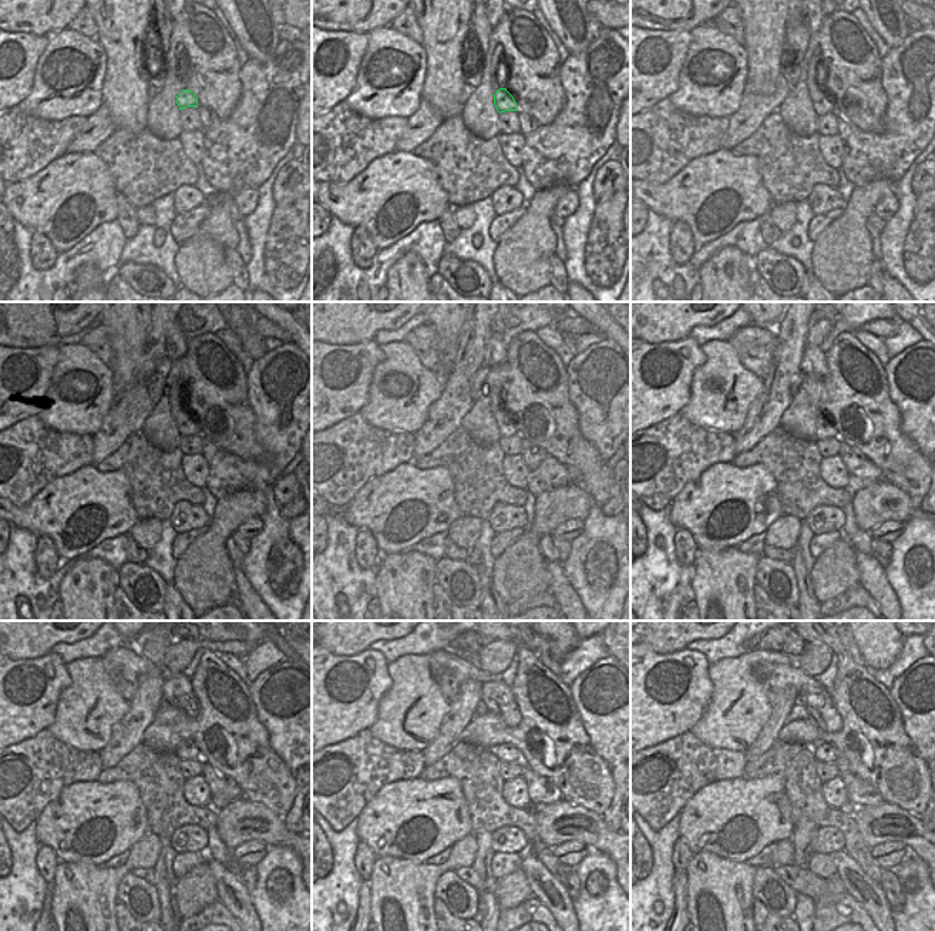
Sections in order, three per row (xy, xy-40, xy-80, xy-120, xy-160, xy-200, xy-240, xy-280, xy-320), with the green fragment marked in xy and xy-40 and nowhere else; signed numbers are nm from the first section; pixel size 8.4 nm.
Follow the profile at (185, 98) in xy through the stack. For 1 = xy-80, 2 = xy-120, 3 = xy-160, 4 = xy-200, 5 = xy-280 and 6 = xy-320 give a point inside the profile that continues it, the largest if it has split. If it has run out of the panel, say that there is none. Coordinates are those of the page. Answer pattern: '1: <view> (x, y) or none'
1: xy-80 (823, 103)
2: xy-120 (187, 426)
3: xy-160 (507, 427)
4: xy-200 (824, 430)
5: xy-280 (505, 752)
6: xy-320 (824, 752)

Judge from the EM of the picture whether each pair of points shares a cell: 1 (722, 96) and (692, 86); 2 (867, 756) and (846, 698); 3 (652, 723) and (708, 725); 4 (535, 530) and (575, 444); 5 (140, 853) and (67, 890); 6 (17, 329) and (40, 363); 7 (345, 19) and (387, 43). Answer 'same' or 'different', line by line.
1: same
2: same
3: different
4: different
5: same
6: different
7: different

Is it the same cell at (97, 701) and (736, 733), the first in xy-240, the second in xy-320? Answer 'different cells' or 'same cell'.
same cell

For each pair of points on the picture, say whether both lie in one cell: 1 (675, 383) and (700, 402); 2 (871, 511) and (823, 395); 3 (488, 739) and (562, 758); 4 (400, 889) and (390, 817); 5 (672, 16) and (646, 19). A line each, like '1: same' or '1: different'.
1: different
2: different
3: same
4: different
5: same

